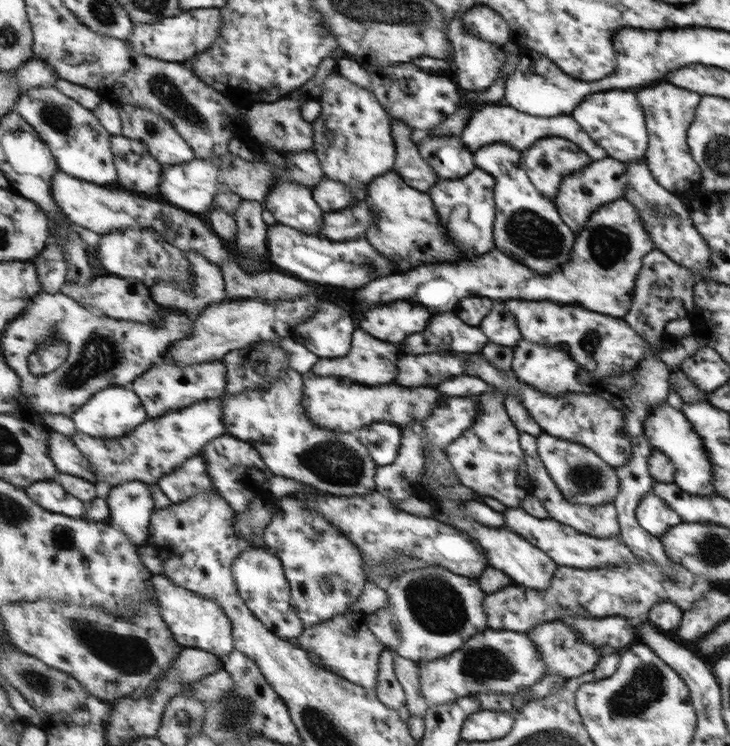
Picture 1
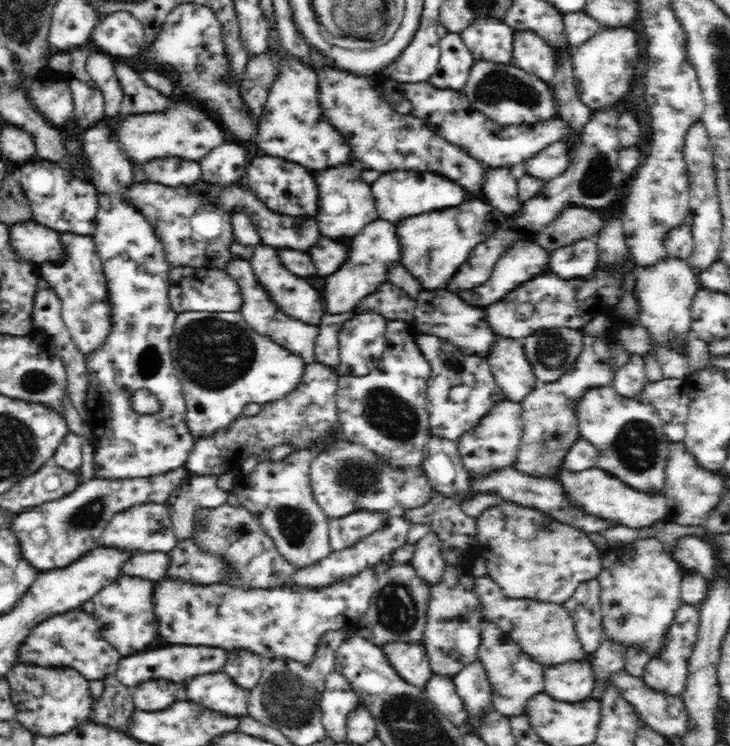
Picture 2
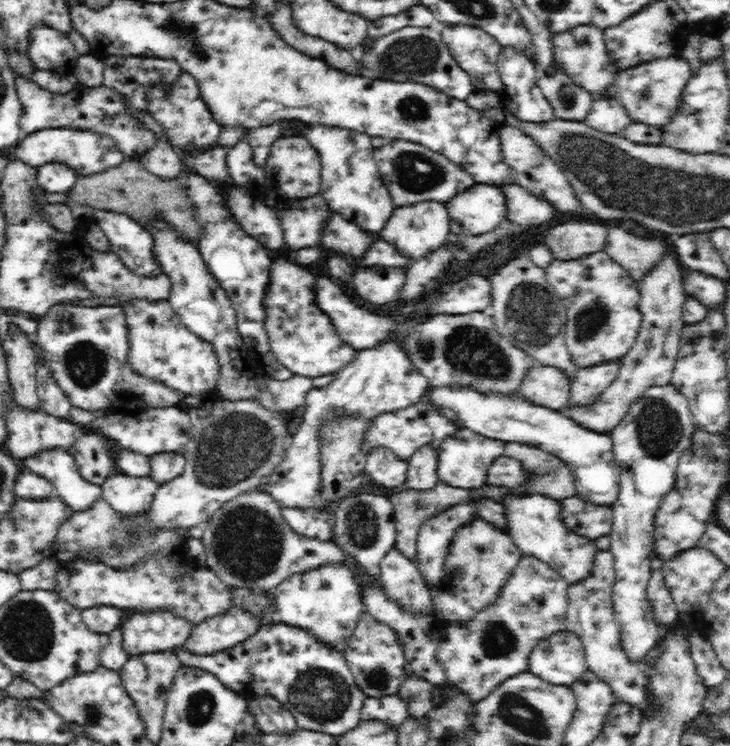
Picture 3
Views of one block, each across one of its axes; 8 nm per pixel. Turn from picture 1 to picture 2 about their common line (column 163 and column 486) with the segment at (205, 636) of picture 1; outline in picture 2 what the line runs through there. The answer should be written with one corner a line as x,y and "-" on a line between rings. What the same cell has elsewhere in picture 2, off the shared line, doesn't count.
487,574
475,577
475,590
478,590
483,601
483,618
490,618
495,622
508,638
519,643
524,652
536,662
550,666
572,660
590,659
582,649
575,631
575,622
564,604
544,602
538,598
508,598
504,596
500,585

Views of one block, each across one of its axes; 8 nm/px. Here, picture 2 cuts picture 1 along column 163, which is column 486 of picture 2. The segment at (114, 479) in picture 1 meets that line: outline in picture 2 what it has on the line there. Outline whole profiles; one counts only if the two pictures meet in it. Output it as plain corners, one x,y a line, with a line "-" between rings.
500,401
491,408
490,414
470,433
464,434
457,442
457,448
464,469
471,479
488,478
490,474
512,466
522,444
522,406
519,402

